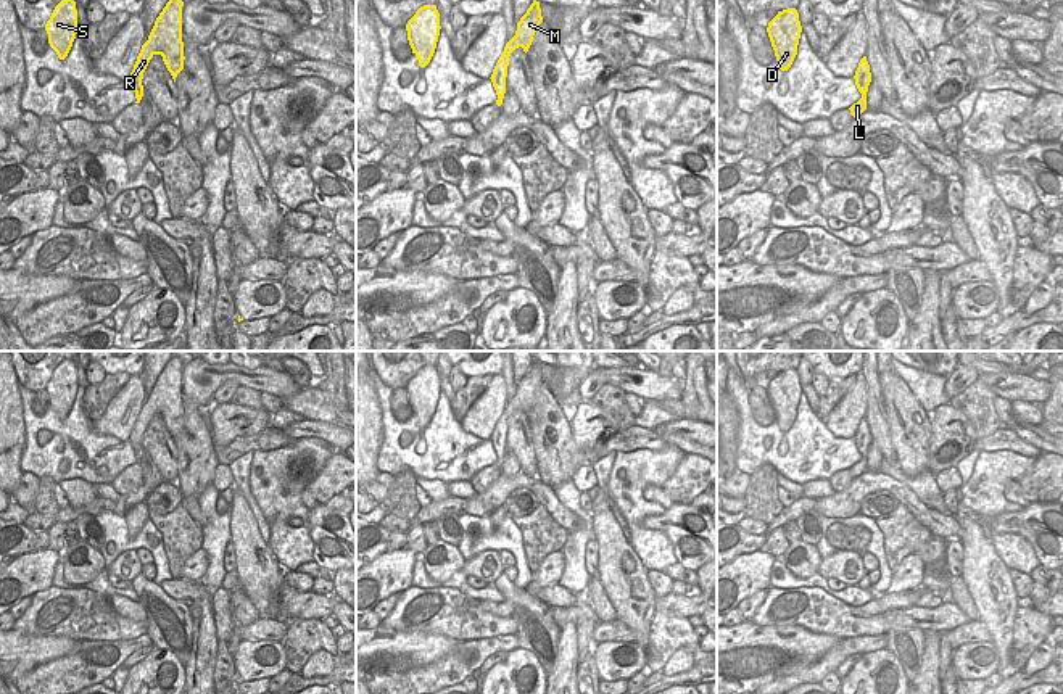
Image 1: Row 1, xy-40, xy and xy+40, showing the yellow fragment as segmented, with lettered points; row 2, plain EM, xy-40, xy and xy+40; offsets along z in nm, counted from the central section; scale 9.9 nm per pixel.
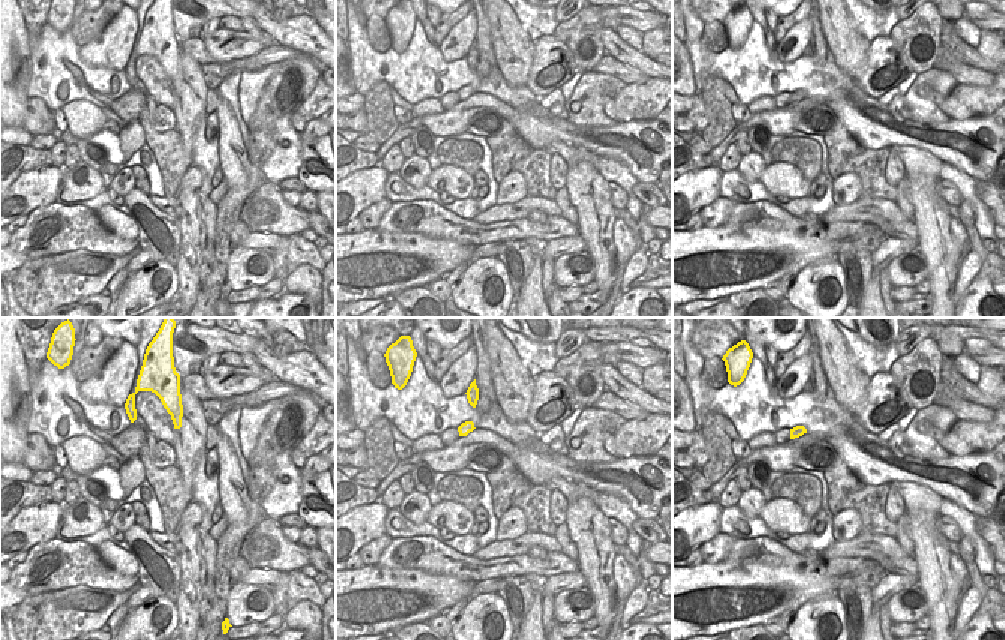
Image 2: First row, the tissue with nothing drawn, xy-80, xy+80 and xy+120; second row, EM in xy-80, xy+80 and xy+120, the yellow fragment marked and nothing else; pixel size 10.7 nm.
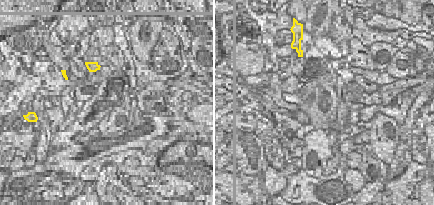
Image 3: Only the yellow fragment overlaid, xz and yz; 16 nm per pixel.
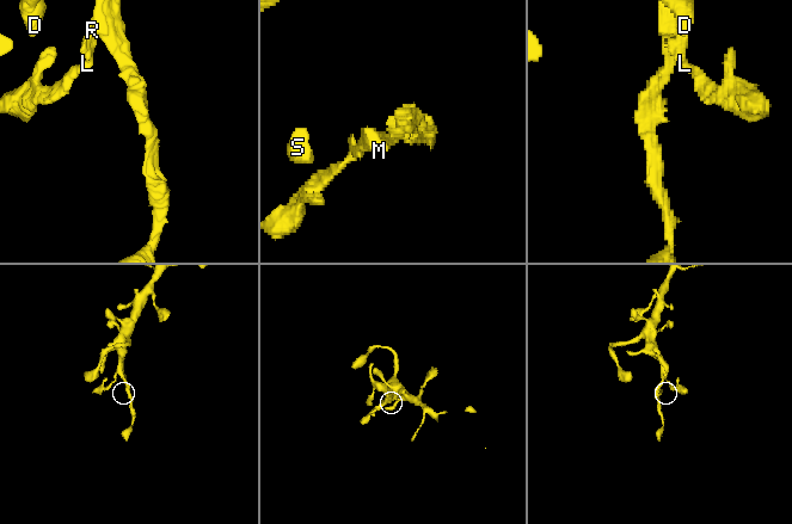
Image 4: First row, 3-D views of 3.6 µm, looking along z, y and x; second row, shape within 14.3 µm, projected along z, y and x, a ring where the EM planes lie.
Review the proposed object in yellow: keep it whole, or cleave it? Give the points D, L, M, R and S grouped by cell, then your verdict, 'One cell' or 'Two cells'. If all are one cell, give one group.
Groups: D L M R S. One cell

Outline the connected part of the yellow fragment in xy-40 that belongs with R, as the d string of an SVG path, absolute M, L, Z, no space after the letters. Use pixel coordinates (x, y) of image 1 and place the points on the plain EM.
M172 356L156 378L148 401L142 406L142 411L129 438L135 452L135 464L140 464L143 457L143 433L155 415L163 417L163 422L174 443L177 435L184 430L185 417L182 403L182 367L184 362L177 356Z

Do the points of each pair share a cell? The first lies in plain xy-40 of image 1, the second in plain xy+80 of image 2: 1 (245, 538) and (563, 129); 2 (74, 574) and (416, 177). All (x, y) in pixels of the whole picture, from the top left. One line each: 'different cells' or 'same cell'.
1: different cells
2: same cell

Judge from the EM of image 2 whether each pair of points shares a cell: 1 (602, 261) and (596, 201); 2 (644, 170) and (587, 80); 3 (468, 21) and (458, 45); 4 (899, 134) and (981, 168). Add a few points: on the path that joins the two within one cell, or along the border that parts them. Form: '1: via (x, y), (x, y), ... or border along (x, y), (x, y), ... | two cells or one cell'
1: via (600, 246), (596, 216) | one cell
2: border along (618, 123), (612, 126), (579, 125) | two cells
3: via (467, 27), (459, 39) | one cell
4: via (920, 140), (960, 152) | one cell

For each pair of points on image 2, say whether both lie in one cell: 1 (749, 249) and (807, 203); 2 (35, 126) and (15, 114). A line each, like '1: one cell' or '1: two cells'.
1: two cells
2: two cells

